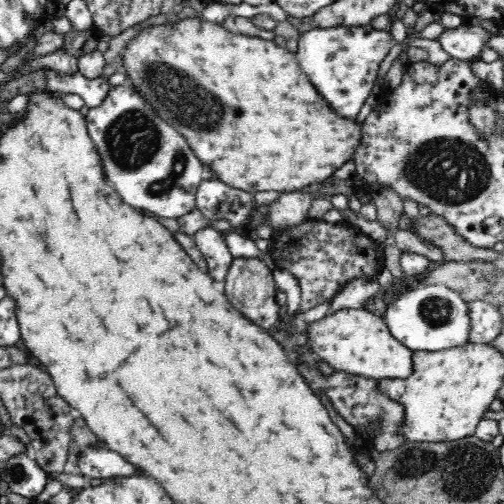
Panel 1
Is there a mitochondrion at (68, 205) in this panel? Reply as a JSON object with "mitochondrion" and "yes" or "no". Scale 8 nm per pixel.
{"mitochondrion":"no"}

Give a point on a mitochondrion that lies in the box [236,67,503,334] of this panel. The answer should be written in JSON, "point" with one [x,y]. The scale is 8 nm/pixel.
{"point":[450,170]}

